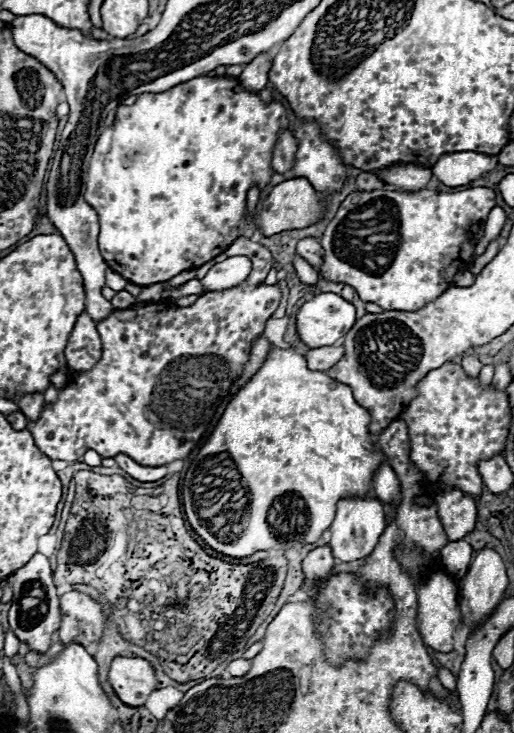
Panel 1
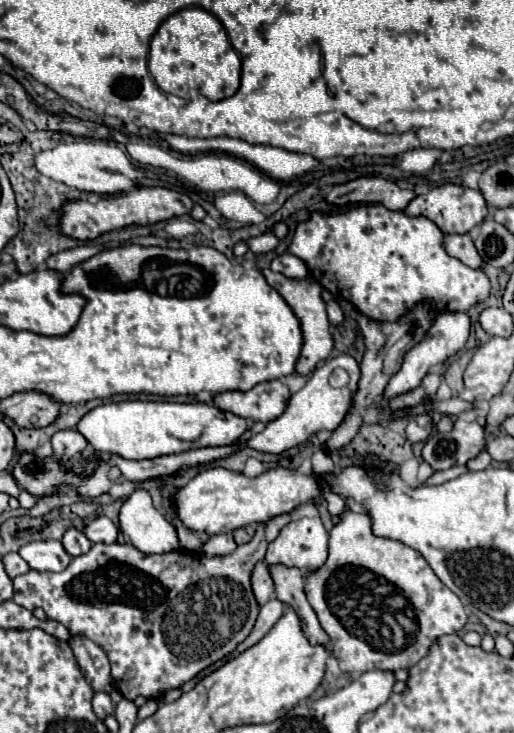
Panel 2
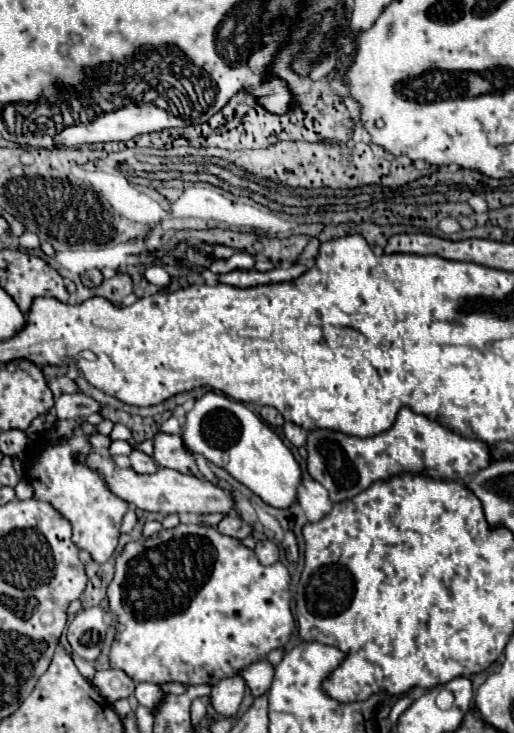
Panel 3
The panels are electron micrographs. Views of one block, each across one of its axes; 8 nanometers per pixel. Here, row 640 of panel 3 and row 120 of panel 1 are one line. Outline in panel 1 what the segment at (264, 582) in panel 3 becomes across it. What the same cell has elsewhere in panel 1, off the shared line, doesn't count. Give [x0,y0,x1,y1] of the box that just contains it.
[86,76,288,286]

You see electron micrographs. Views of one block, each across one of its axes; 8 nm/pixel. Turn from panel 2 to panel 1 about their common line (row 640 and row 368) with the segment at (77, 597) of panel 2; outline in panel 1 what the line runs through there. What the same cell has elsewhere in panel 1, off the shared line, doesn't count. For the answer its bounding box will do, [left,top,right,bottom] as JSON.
[28,236,282,466]

